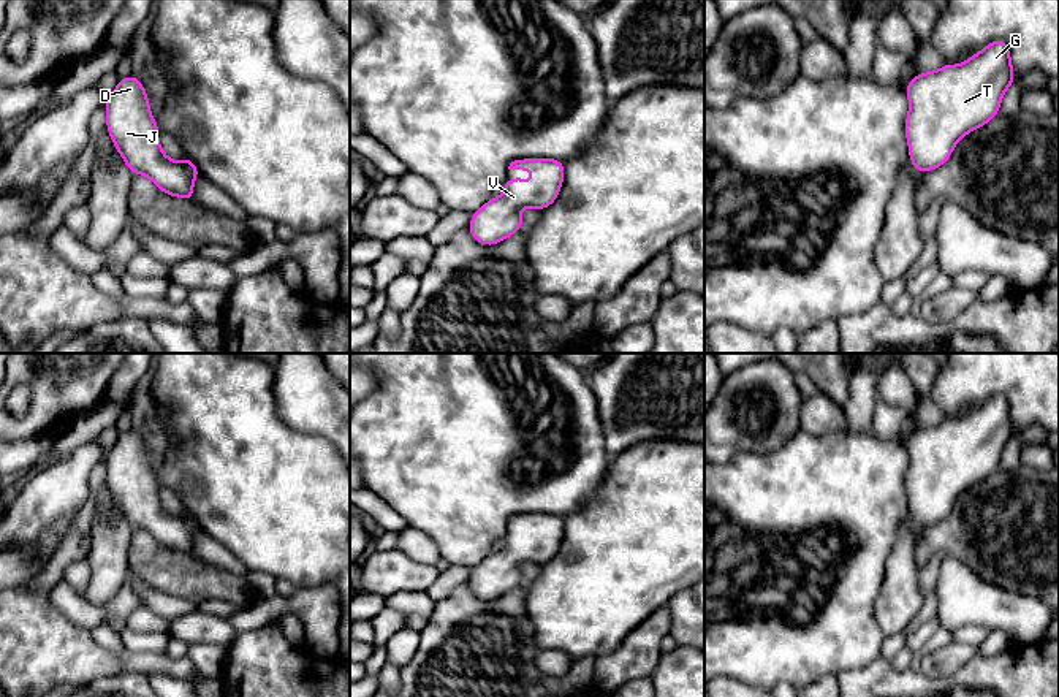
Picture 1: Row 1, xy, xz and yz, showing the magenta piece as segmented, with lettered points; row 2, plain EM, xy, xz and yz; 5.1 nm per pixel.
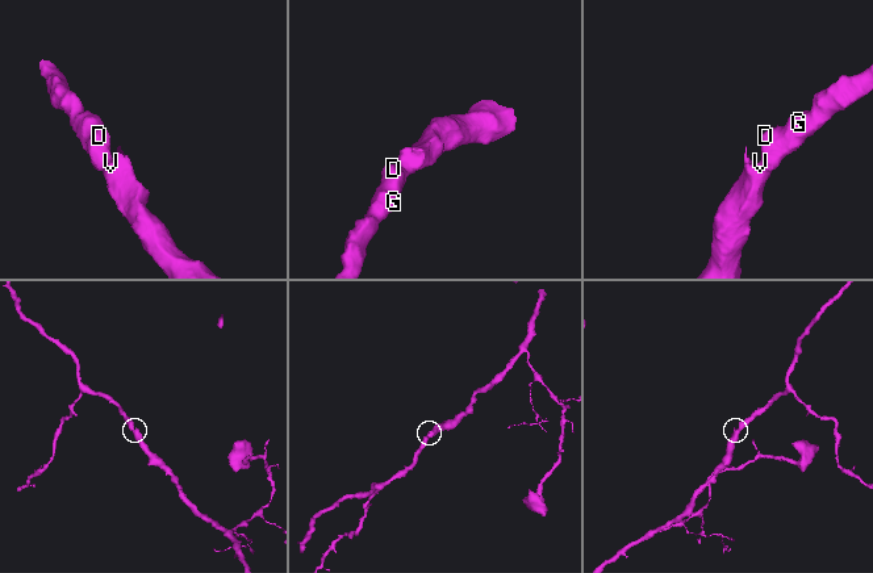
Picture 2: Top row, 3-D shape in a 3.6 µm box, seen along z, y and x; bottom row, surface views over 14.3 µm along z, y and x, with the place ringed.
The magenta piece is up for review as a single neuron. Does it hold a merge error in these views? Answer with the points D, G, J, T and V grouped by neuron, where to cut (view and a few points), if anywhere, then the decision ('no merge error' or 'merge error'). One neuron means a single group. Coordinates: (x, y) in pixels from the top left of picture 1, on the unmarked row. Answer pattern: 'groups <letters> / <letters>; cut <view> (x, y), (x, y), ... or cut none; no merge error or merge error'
groups D G J T V; cut none; no merge error

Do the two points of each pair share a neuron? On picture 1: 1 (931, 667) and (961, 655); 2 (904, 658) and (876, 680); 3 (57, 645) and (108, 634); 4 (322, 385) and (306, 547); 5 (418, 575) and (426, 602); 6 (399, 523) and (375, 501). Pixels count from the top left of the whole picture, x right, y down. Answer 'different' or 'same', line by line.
1: same
2: different
3: different
4: different
5: different
6: same

